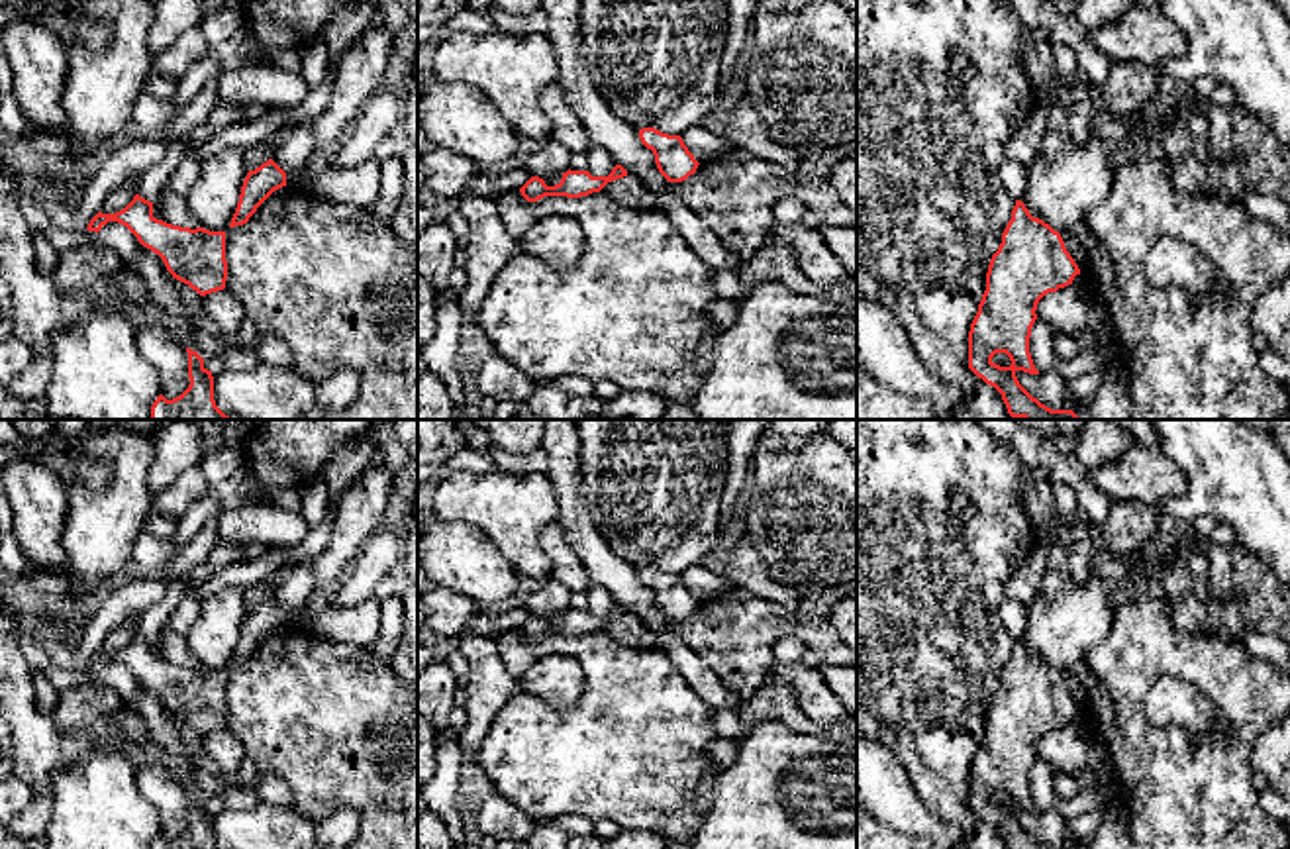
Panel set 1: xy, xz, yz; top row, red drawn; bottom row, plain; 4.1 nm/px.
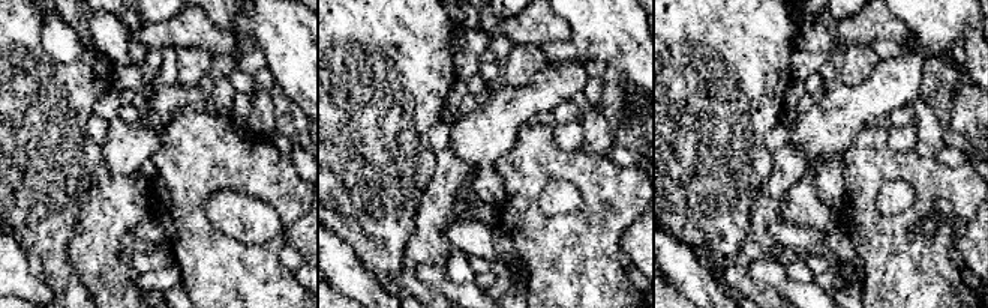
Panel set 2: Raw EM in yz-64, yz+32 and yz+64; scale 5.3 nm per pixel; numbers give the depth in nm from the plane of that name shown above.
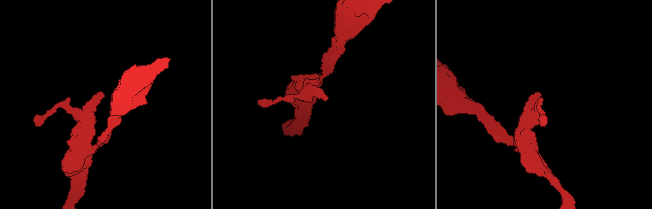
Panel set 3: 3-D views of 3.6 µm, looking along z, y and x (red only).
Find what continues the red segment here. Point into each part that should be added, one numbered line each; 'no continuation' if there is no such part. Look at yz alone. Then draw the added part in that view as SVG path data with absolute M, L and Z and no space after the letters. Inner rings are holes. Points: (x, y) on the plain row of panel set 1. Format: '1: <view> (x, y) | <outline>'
no continuation

